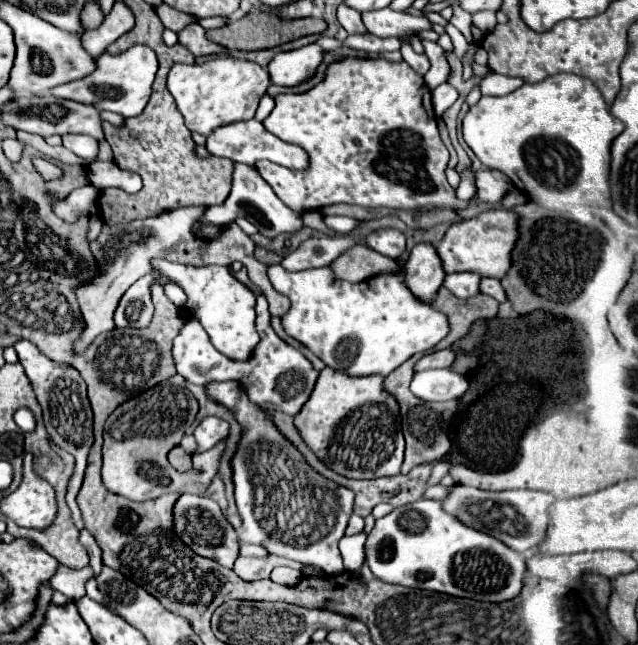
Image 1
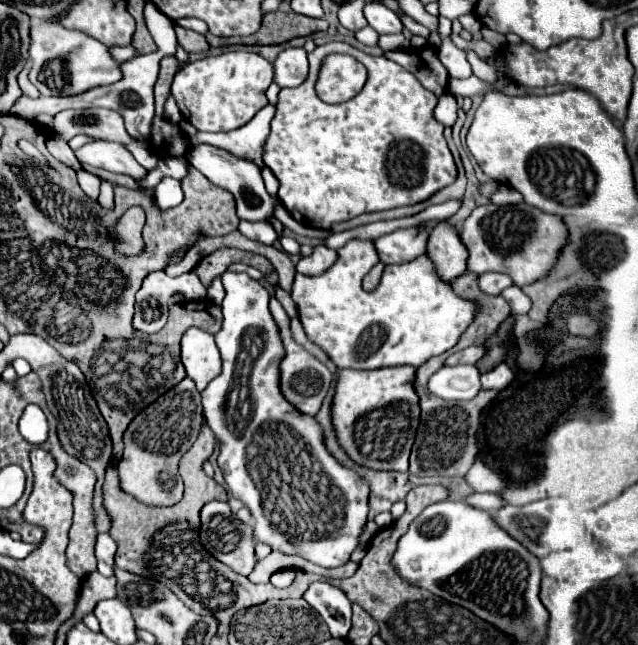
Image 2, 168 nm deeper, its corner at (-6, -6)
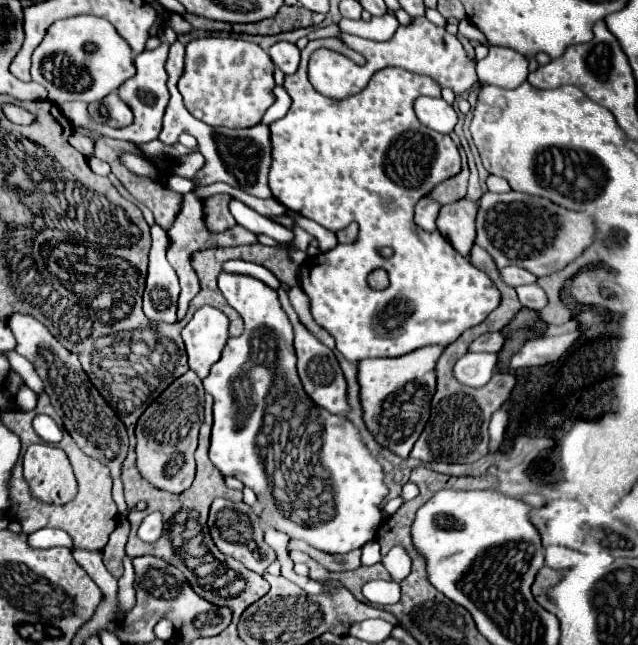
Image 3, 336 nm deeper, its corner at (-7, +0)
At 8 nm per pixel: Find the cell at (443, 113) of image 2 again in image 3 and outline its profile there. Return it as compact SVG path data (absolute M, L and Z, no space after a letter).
M418 97L418 101L414 103L414 111L422 125L440 133L452 133L458 121L456 111L442 97Z

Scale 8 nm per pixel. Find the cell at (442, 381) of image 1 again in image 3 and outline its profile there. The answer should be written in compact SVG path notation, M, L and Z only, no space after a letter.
M466 353L454 365L454 375L460 383L470 387L482 387L496 373L496 353Z

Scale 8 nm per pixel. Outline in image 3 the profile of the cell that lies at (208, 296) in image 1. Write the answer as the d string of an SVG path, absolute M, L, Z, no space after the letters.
M220 273L218 287L242 315L244 333L228 339L220 361L212 365L210 375L204 379L204 389L214 397L210 461L224 477L236 477L256 493L262 505L260 519L266 525L326 553L348 553L362 547L376 537L382 521L380 505L388 495L384 467L368 451L354 423L326 411L304 393L296 373L292 325L280 307L278 293L254 277L232 273Z

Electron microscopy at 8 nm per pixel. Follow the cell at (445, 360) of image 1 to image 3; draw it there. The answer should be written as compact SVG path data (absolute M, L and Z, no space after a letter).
M484 333L480 335L472 345L470 351L488 351L488 353L498 353L504 345L504 335L502 333Z

